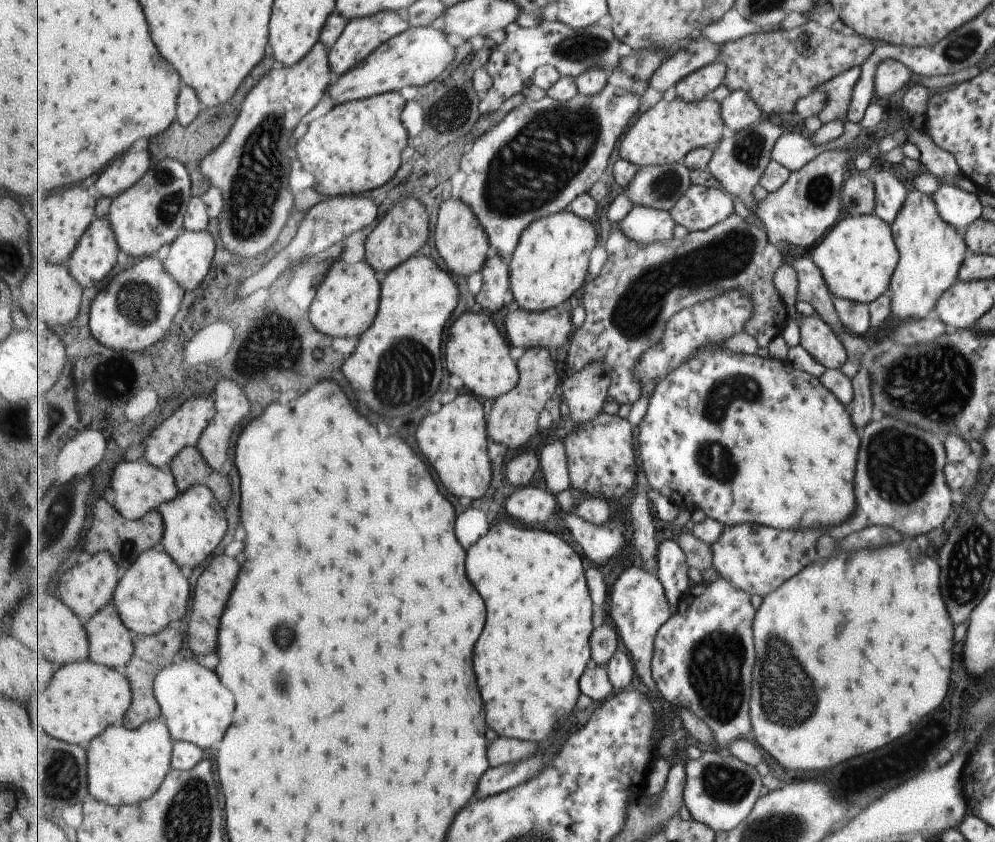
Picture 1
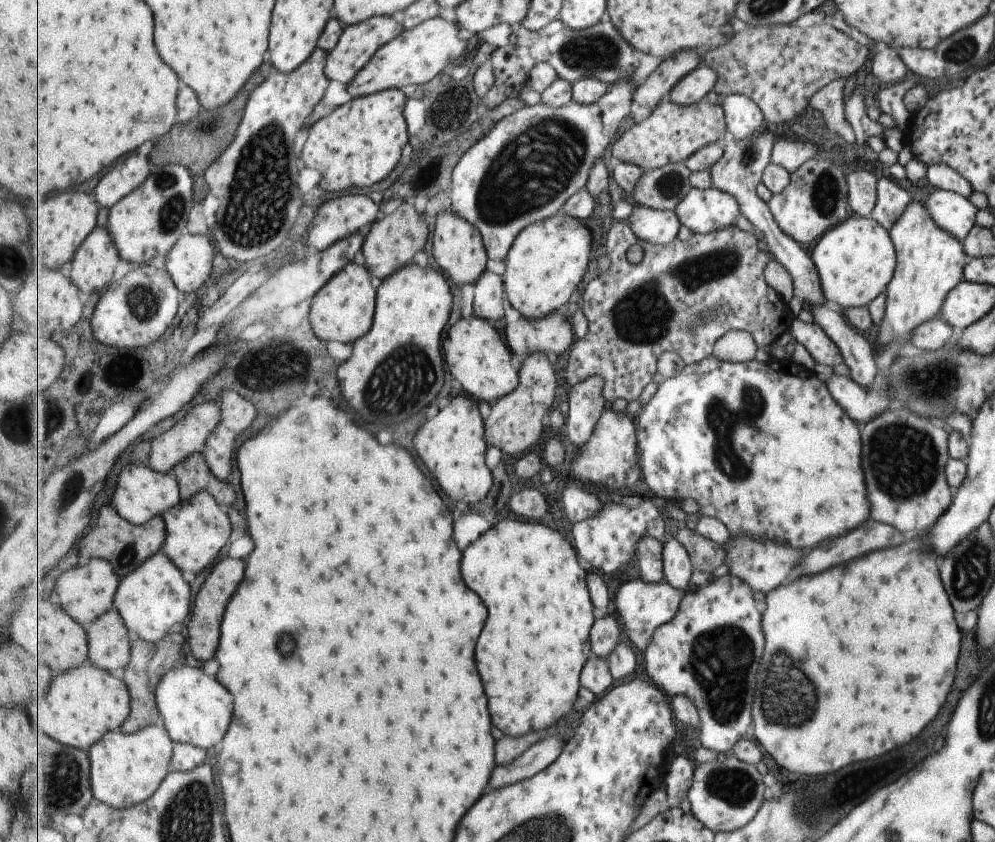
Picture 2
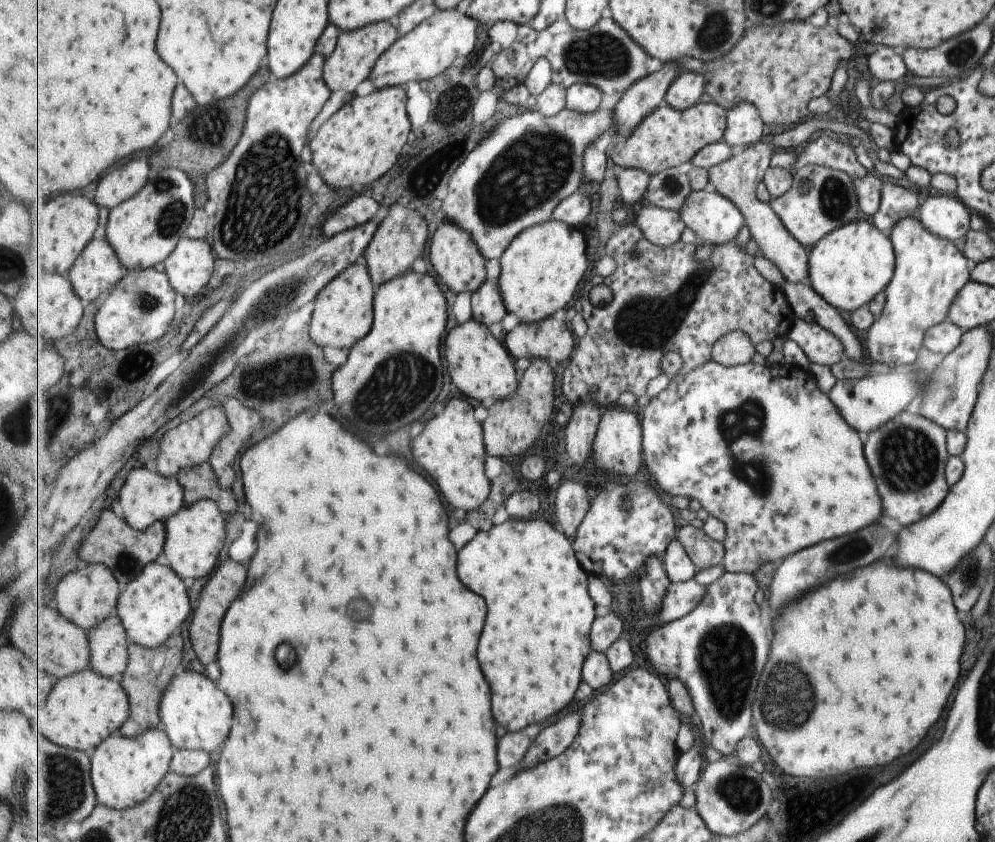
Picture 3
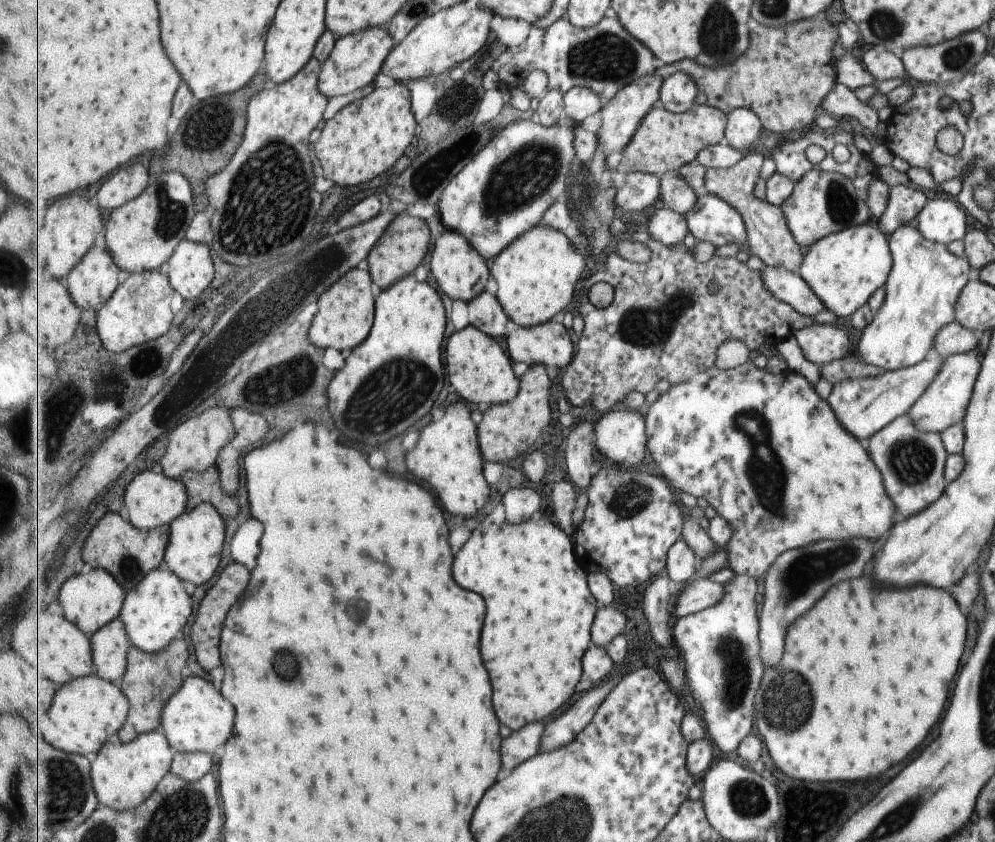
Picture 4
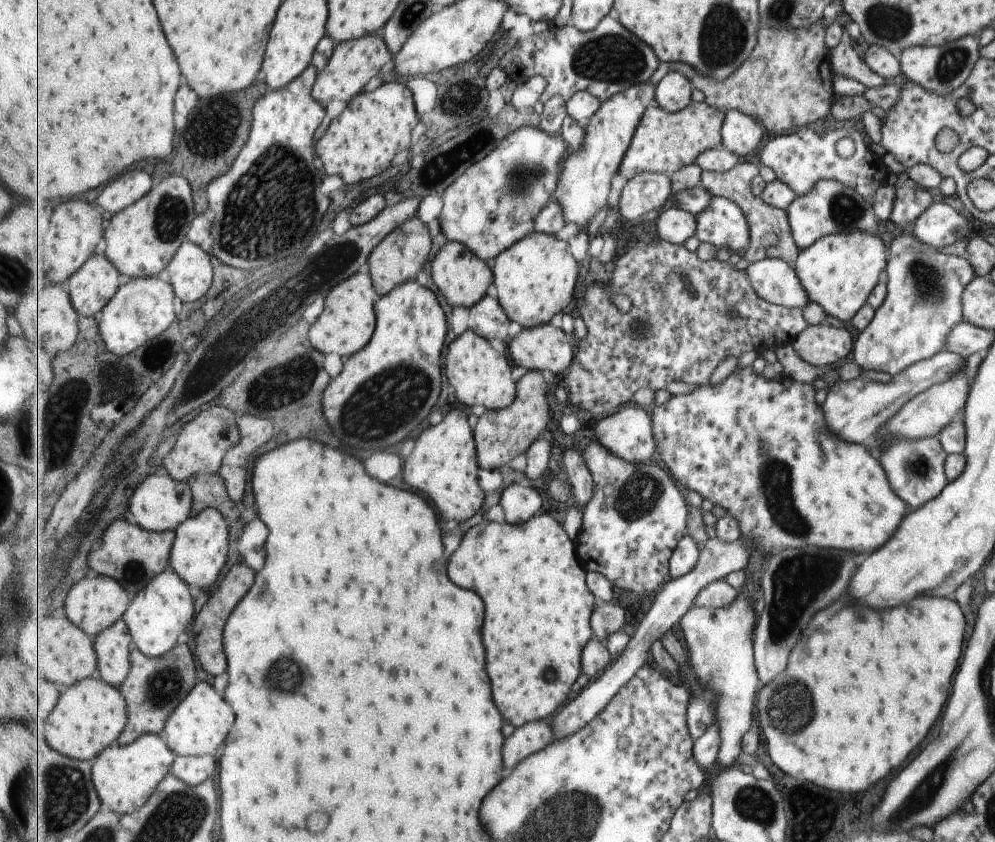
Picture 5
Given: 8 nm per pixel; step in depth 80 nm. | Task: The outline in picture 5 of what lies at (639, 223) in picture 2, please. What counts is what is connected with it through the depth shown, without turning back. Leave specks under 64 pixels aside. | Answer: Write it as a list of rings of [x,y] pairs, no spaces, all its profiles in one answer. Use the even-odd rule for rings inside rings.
[[[679,206],[670,207],[659,214],[655,227],[658,240],[683,245],[696,236],[696,215]]]

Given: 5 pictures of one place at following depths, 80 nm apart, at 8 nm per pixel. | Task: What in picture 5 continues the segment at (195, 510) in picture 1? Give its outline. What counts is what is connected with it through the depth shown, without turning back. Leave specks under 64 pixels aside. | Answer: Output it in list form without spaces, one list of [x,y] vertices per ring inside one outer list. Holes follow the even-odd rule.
[[[209,507],[183,521],[175,532],[176,539],[171,549],[169,566],[175,569],[188,585],[211,588],[221,578],[229,554],[229,526],[225,517],[221,516],[220,510]]]

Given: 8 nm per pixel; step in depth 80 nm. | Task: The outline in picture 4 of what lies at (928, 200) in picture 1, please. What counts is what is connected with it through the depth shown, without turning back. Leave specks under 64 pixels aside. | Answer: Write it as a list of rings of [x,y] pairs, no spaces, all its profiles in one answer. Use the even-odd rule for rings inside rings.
[[[914,224],[898,226],[888,238],[888,249],[892,265],[884,287],[884,301],[874,314],[871,322],[861,331],[859,342],[854,346],[857,356],[865,363],[875,364],[877,368],[892,371],[899,367],[908,367],[923,360],[931,348],[935,333],[954,320],[954,304],[962,286],[973,275],[966,259],[957,257],[941,243],[928,241],[921,236]]]

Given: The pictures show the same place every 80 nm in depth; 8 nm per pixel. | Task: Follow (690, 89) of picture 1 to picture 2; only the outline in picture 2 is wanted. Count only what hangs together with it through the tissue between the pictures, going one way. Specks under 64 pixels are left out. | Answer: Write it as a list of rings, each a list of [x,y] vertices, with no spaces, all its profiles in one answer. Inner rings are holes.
[[[701,65],[684,76],[670,92],[670,98],[681,106],[694,105],[706,98],[718,84],[719,73],[709,65]]]

